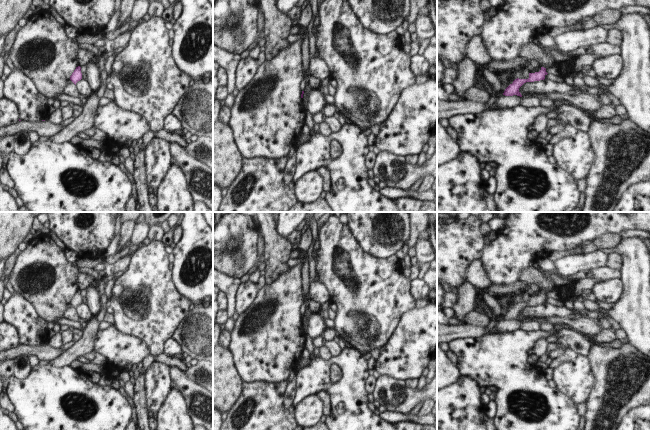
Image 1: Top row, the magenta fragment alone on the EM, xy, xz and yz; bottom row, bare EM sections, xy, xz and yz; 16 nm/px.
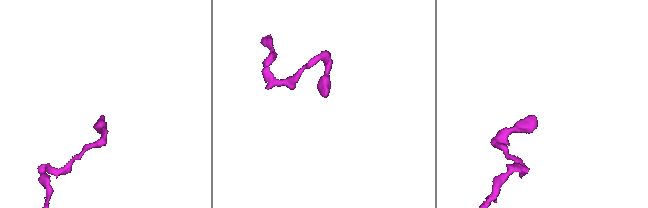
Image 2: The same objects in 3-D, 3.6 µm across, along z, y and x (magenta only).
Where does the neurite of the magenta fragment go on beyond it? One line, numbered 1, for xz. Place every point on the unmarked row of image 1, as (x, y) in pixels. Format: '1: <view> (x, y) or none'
1: none

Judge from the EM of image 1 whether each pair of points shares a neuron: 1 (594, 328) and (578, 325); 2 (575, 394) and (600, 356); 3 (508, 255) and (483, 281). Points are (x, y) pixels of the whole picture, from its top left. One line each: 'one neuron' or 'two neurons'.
1: one neuron
2: two neurons
3: two neurons

